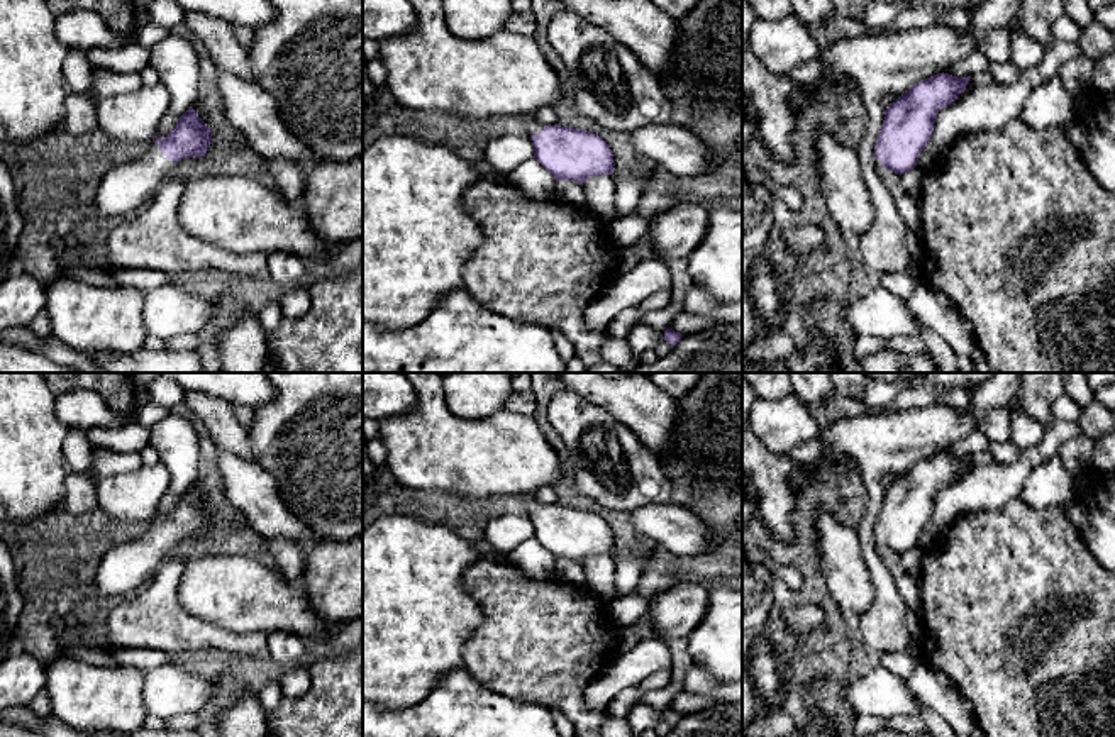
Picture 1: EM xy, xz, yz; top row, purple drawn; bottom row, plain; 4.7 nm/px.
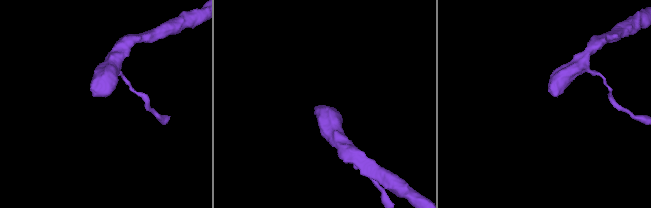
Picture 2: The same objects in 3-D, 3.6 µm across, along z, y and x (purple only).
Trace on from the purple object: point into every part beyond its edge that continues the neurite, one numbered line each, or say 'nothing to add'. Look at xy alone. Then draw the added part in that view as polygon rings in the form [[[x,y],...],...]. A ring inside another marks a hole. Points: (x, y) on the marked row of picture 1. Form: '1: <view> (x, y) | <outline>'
1: xy (124, 190) | [[[153,144],[139,158],[112,168],[97,186],[97,208],[119,220],[137,213],[159,190],[173,161]]]

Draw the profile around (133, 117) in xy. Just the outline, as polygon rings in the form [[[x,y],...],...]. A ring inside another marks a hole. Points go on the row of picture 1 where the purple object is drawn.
[[[159,85],[95,102],[98,127],[124,142],[154,141],[156,129],[171,103]]]

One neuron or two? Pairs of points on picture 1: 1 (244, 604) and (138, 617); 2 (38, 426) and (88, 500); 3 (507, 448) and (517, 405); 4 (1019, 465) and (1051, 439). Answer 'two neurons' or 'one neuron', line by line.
1: two neurons
2: two neurons
3: two neurons
4: one neuron

